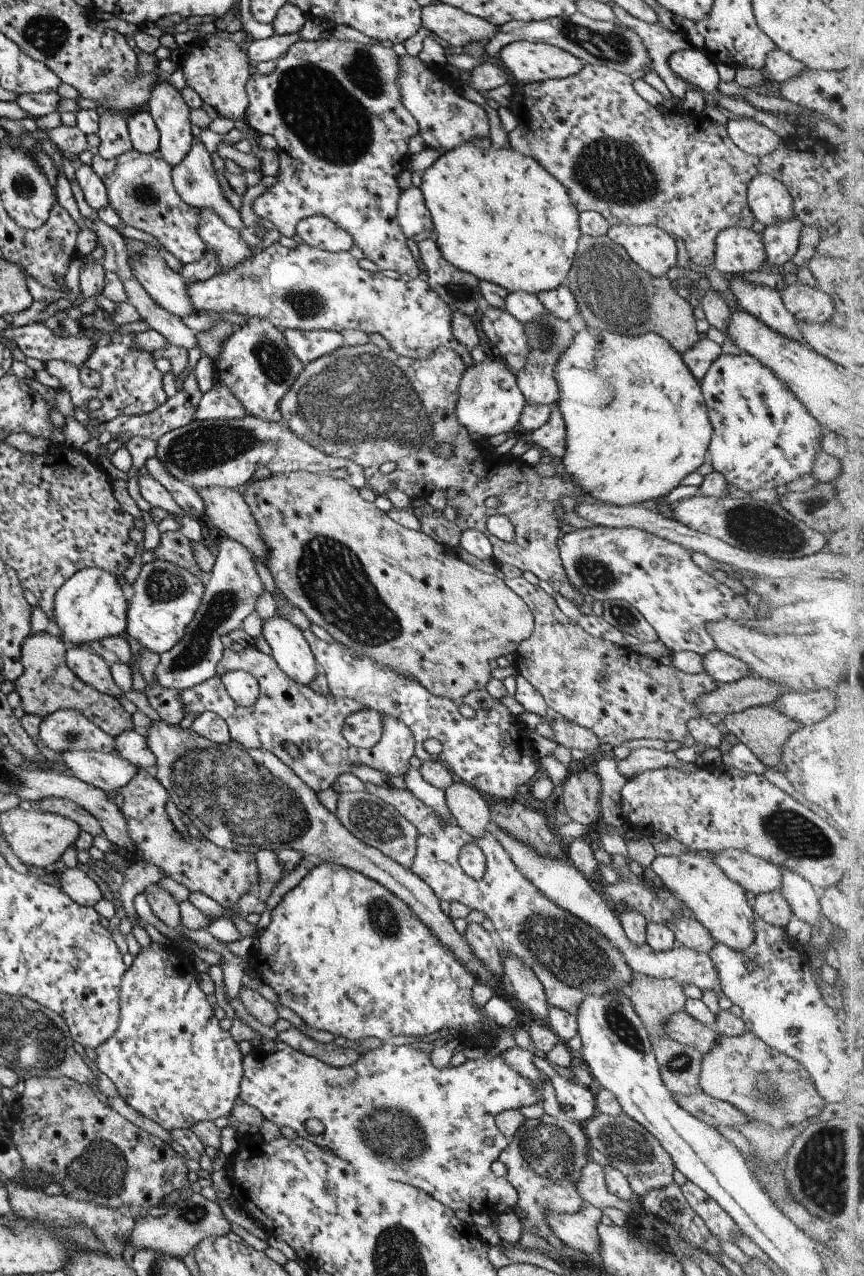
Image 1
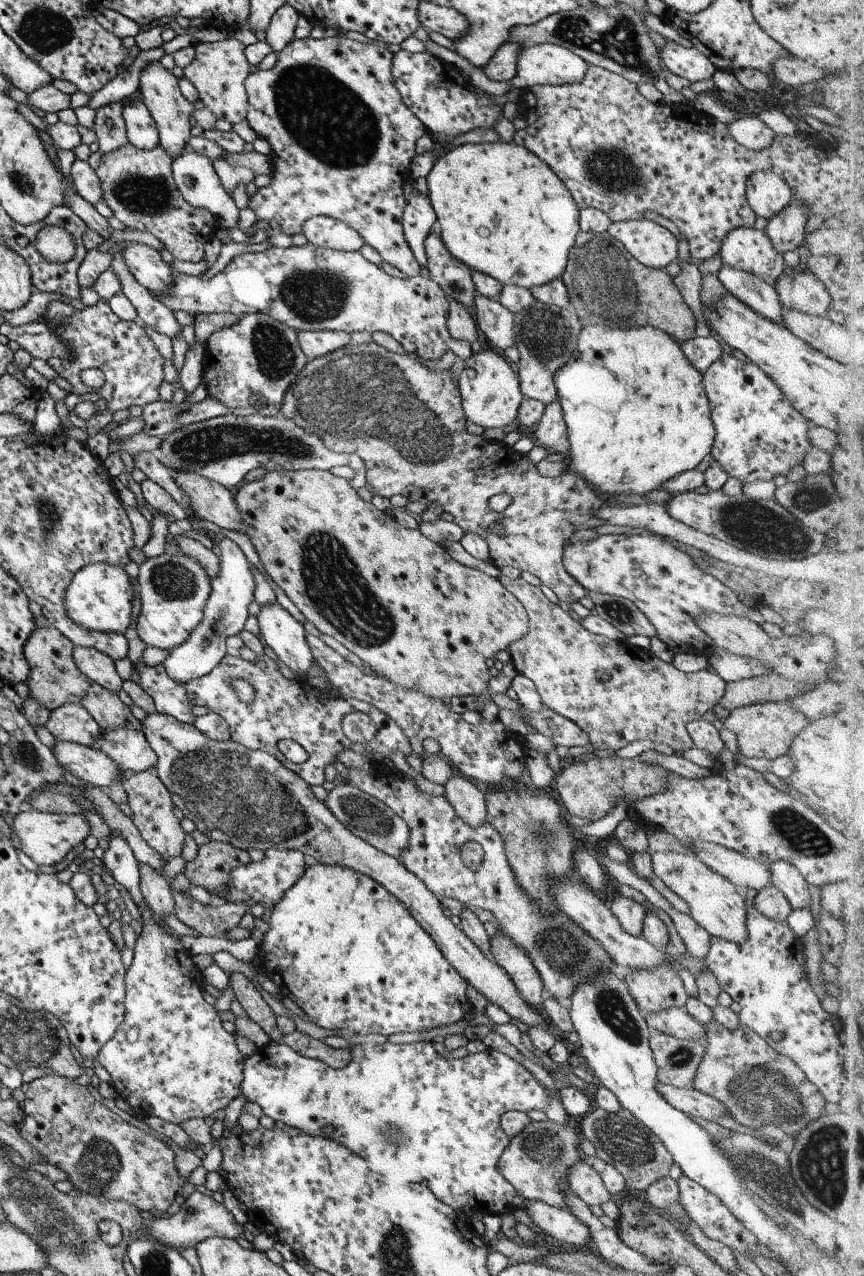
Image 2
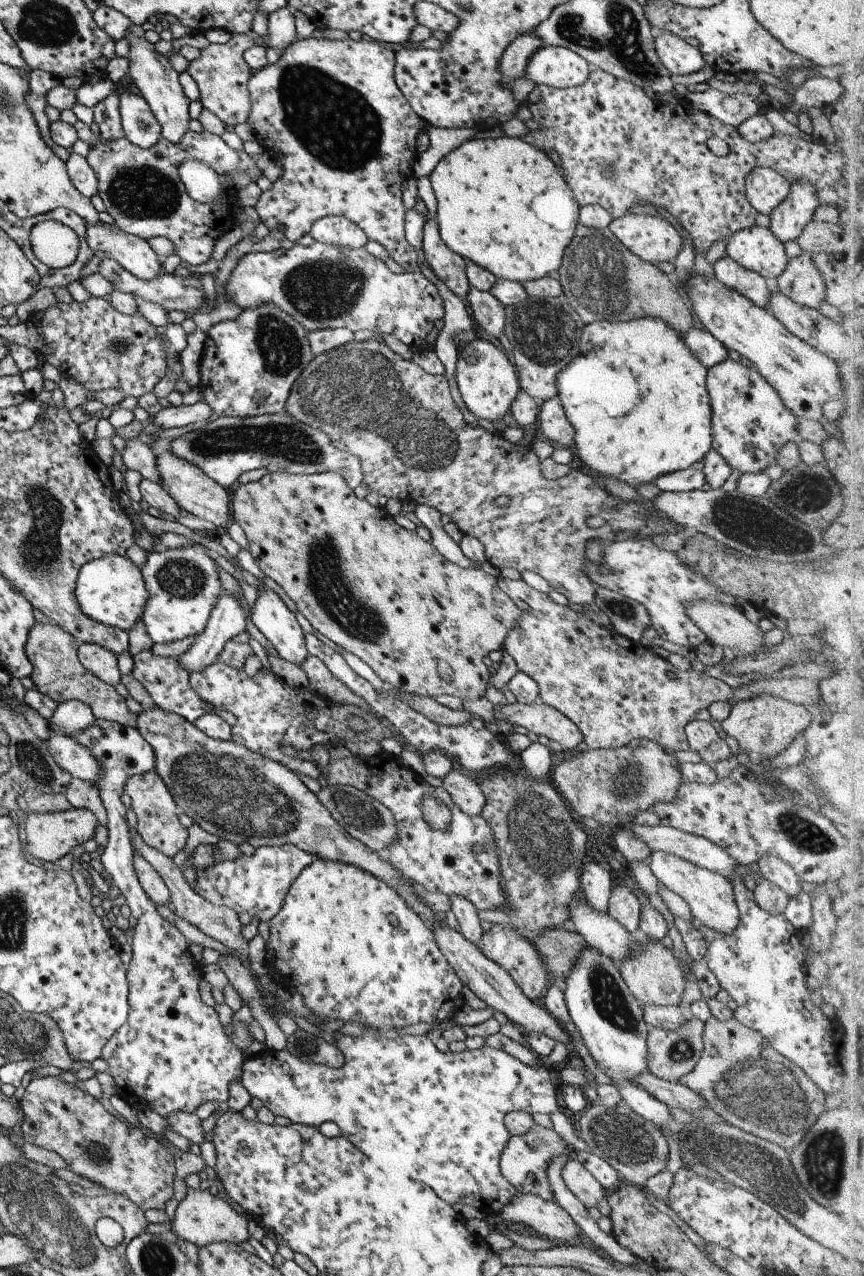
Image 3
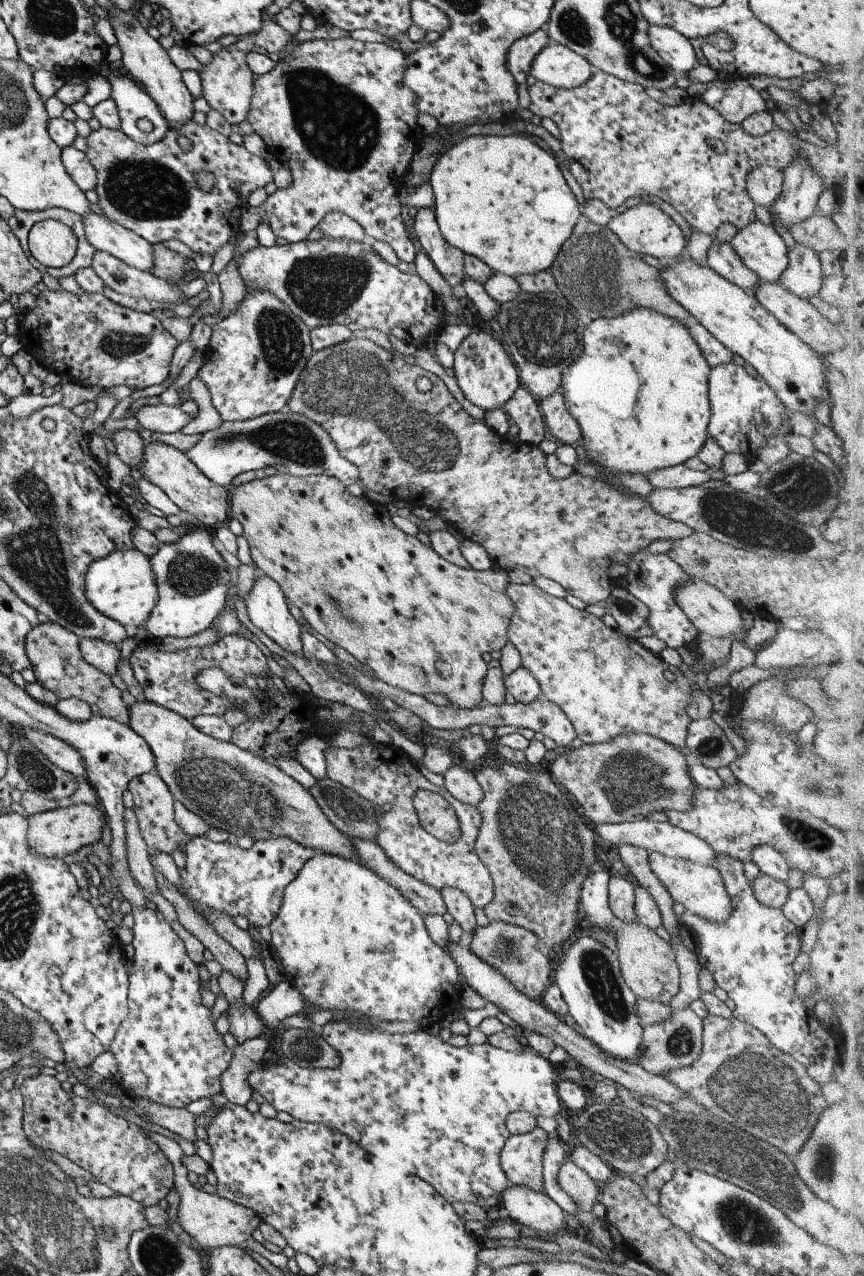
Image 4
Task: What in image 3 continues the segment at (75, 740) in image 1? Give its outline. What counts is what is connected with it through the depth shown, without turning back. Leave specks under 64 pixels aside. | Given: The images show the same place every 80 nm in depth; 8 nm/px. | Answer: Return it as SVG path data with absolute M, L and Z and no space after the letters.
M68 700L56 705L49 725L55 732L70 738L73 733L86 729L94 720L92 710L84 702Z

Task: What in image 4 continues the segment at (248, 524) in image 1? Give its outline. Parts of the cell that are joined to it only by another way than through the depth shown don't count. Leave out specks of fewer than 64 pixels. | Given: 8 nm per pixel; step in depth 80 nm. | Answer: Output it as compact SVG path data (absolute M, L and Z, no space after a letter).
M162 442L145 444L142 448L142 461L133 468L139 471L141 478L158 486L175 503L181 512L195 516L201 527L226 524L229 518L227 494L222 486L211 482L203 476L202 472L186 457L184 452Z

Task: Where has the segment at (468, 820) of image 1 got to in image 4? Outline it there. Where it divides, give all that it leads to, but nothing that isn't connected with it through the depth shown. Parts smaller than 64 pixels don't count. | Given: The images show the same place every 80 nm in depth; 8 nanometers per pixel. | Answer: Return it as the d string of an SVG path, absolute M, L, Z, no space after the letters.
M451 765L442 774L444 784L443 787L457 801L476 806L482 797L481 787L475 780L472 771L461 768L458 765Z

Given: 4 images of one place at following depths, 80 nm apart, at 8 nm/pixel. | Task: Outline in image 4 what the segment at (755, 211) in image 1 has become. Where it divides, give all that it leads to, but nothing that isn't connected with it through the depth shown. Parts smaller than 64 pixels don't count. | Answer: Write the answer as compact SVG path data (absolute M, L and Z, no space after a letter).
M759 165L747 173L745 186L751 202L755 206L768 208L779 196L782 172L772 165Z

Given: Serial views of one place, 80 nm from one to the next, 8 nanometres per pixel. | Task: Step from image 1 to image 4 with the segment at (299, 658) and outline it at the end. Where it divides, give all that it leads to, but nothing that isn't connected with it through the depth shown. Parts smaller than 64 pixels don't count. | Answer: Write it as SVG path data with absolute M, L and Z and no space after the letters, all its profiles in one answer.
M267 575L258 576L253 580L249 592L243 598L249 620L285 652L294 655L301 653L302 646L299 638L301 628L287 611L287 600L280 586Z

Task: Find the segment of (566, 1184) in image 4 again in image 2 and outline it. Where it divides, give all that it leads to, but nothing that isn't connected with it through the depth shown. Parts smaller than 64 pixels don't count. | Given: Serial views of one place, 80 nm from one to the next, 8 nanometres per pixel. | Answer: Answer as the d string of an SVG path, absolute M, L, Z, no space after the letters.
M582 1160L566 1168L566 1184L570 1191L587 1206L599 1206L607 1200L615 1200L603 1186L599 1175Z

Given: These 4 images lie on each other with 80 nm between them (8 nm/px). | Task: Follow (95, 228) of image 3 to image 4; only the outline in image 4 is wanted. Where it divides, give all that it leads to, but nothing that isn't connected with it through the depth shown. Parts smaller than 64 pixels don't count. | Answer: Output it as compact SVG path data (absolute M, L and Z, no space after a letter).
M89 211L82 216L82 221L84 224L85 238L94 249L108 252L111 256L122 260L129 266L150 272L153 260L152 244L150 242L143 240L138 234L126 229L123 225L108 219L103 213L96 214L95 212Z

